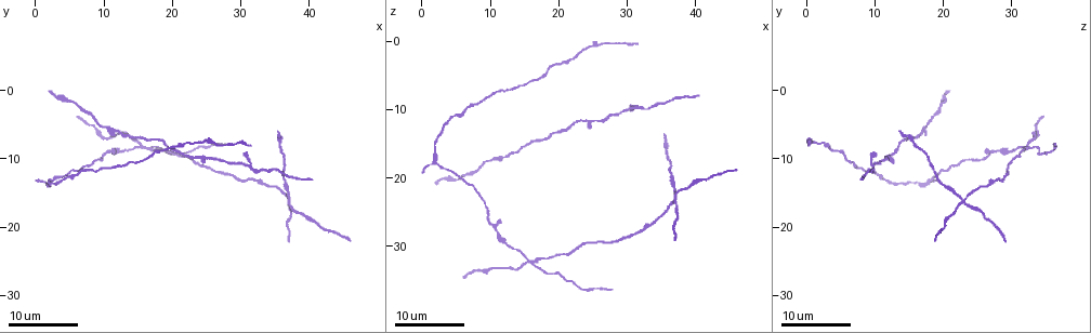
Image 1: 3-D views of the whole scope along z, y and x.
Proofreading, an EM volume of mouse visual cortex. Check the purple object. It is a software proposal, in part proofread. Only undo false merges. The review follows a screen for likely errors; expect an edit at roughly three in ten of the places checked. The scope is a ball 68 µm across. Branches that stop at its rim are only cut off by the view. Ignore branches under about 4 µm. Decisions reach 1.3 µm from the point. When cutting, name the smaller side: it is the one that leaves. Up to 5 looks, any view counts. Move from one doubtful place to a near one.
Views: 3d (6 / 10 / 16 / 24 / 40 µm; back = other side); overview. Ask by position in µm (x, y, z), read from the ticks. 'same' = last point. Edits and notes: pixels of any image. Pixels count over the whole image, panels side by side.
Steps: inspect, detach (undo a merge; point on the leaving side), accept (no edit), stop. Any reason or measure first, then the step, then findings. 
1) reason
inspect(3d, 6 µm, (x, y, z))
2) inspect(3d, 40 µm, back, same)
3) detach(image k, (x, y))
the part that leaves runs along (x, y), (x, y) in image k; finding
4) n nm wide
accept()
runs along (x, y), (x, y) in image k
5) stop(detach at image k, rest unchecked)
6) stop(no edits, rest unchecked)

four-way junction
inspect(3d, 16 µm, (37.0, 16.0, 22.5))

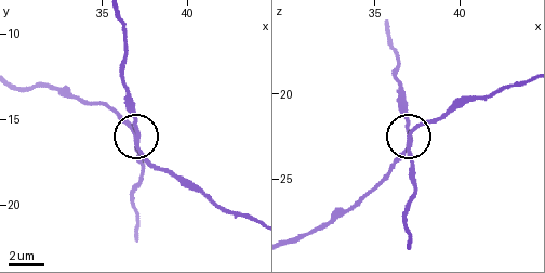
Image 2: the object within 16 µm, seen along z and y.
inspect(3d, 10 µm, (37.0, 16.0, 22.7))

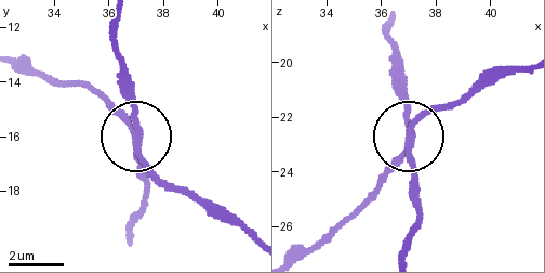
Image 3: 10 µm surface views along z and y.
detach(image 3, (413, 174))
the part that leaves runs along (408, 140), (408, 86), (387, 21) in image 3; a second neuron is stuck on

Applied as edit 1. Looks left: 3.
inspect(overview)

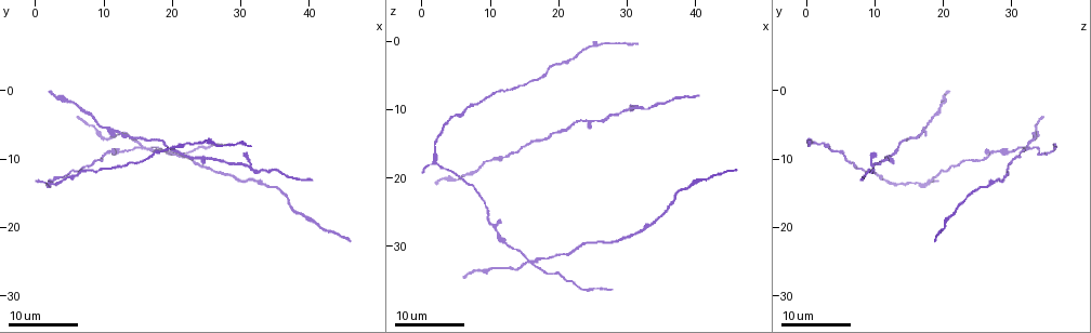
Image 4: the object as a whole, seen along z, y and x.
thick turns thin
inspect(3d, 24 µm, (30.5, 10.5, 10.0))

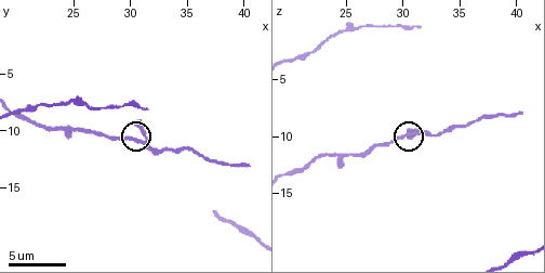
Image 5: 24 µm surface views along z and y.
inspect(3d, 6 µm, (30.4, 10.8, 10.0))

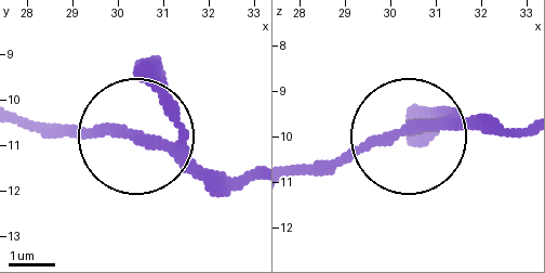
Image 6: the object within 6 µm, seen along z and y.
210 nm wide
accept()
runs along (301, 172), (417, 129), (494, 129) in image 6; continuous, no second neuron

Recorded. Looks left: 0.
stop(detach at image 3, rest unchecked)

